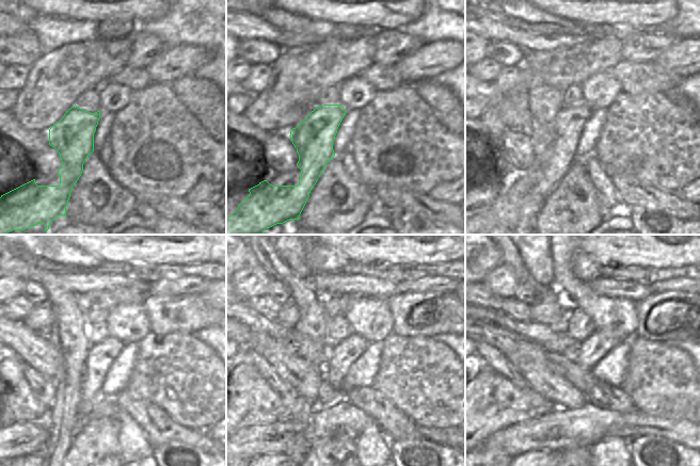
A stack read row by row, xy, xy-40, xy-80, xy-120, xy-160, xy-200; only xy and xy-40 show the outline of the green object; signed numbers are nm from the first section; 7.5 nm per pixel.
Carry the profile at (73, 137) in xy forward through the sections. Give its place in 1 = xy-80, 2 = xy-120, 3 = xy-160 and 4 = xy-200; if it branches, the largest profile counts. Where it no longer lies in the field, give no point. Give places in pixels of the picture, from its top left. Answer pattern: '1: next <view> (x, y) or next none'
1: next xy-80 (506, 211)
2: next xy-120 (100, 356)
3: next xy-160 (344, 353)
4: next xy-200 (599, 343)

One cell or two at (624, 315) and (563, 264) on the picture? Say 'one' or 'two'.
one

